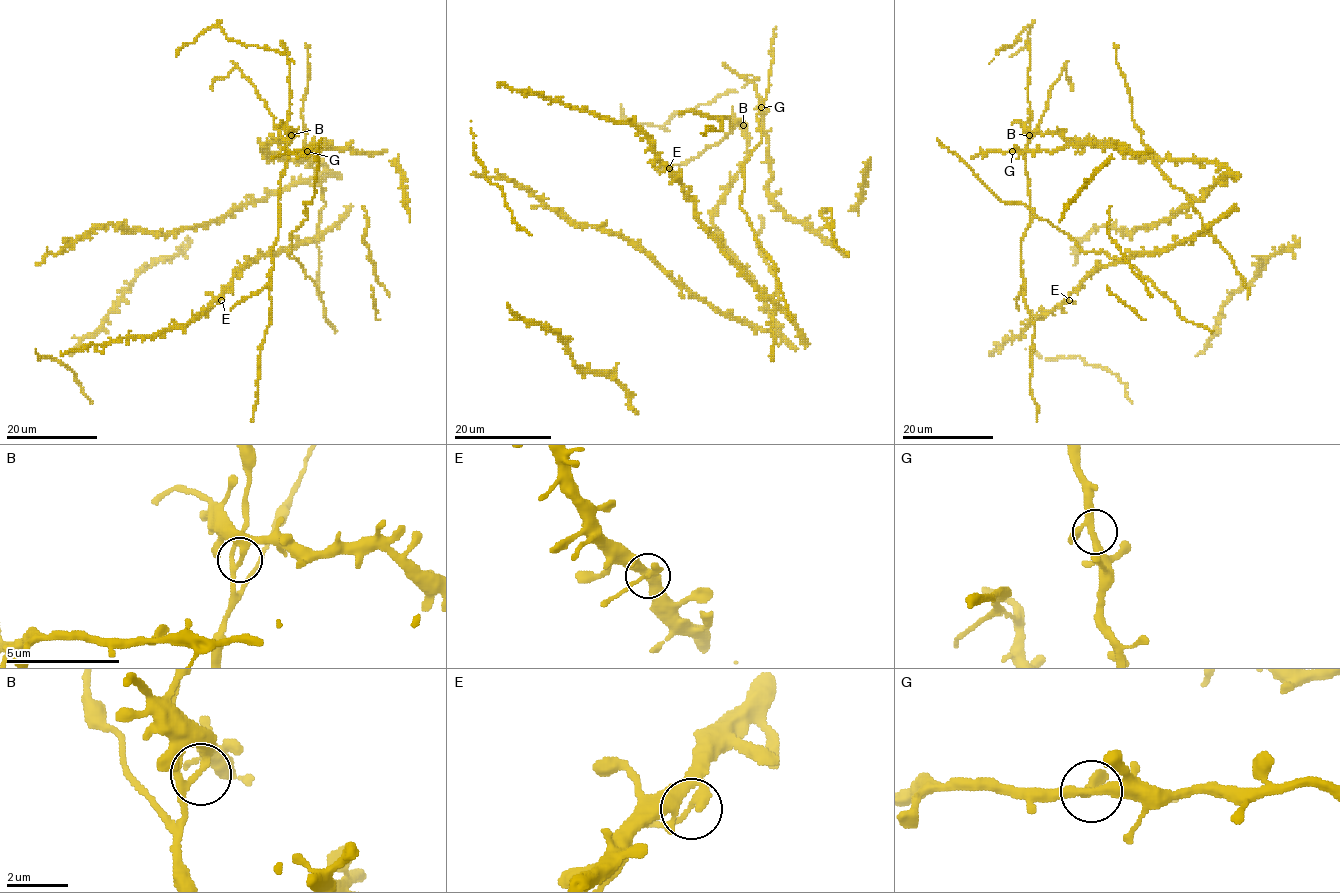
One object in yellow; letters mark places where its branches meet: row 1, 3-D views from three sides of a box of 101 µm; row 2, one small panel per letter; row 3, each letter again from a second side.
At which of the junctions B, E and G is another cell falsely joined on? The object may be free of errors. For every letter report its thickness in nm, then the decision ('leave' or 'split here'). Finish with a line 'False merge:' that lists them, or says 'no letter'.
B: 220 nm | split here
E: 200 nm | leave
G: 260 nm | leave
False merge: B

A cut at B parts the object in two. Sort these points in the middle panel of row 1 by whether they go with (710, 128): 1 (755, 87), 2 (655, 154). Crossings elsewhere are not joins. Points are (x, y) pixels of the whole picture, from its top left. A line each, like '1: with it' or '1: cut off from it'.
1: cut off from it
2: cut off from it

